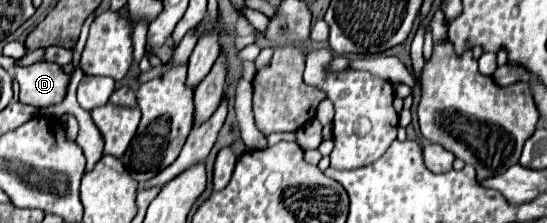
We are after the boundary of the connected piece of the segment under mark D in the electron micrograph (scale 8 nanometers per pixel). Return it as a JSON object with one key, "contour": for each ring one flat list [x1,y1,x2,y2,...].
{"contour":[[38,61,28,67,16,67,16,81,20,85,20,101,32,107,50,107,66,99,70,73,58,63]]}

